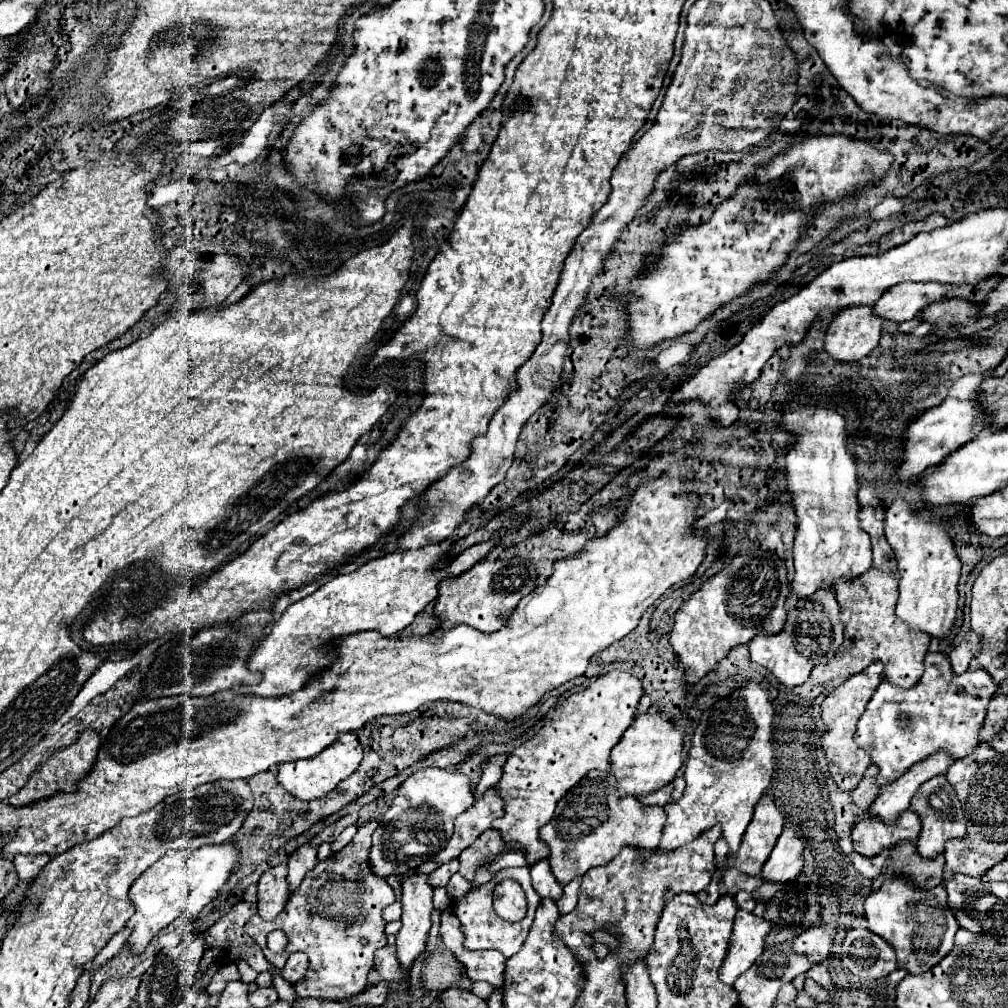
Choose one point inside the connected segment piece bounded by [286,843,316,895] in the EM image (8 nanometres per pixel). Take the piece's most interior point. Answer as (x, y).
(302, 860)

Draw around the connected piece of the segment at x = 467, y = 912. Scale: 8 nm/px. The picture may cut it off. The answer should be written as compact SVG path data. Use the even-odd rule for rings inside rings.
M516 867L516 869L504 869L498 873L496 879L492 879L490 883L486 883L484 887L478 887L474 891L470 891L468 897L464 897L462 901L454 903L454 913L458 915L460 919L460 925L462 925L462 931L466 935L466 941L464 941L464 947L466 949L496 949L500 951L506 959L516 955L528 935L528 929L532 925L532 919L534 919L534 913L536 913L536 907L540 905L540 897L536 895L536 891L532 891L532 881L530 881L530 875L528 875L528 867ZM500 879L514 879L522 885L526 897L528 897L528 915L522 919L522 921L516 921L516 923L510 923L510 921L504 921L496 915L494 907L492 907L492 893L494 893L494 887L498 885Z

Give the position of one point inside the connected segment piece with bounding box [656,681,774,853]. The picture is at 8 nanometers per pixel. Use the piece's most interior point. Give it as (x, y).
(731, 762)

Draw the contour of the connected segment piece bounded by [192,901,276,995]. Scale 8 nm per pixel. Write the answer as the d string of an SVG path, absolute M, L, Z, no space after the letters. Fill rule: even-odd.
M238 901L228 913L224 913L212 927L208 927L204 931L204 941L206 941L206 951L204 951L204 957L200 961L200 969L196 973L196 983L192 985L192 991L196 993L204 993L200 991L200 979L204 977L204 973L210 969L210 965L216 965L216 967L222 967L222 965L228 965L228 963L236 963L236 961L246 961L254 971L262 973L262 971L276 971L276 967L272 967L264 953L260 951L260 947L256 947L256 943L252 943L252 939L248 939L246 931L244 931L244 923L256 915L256 903L248 903L248 901Z

